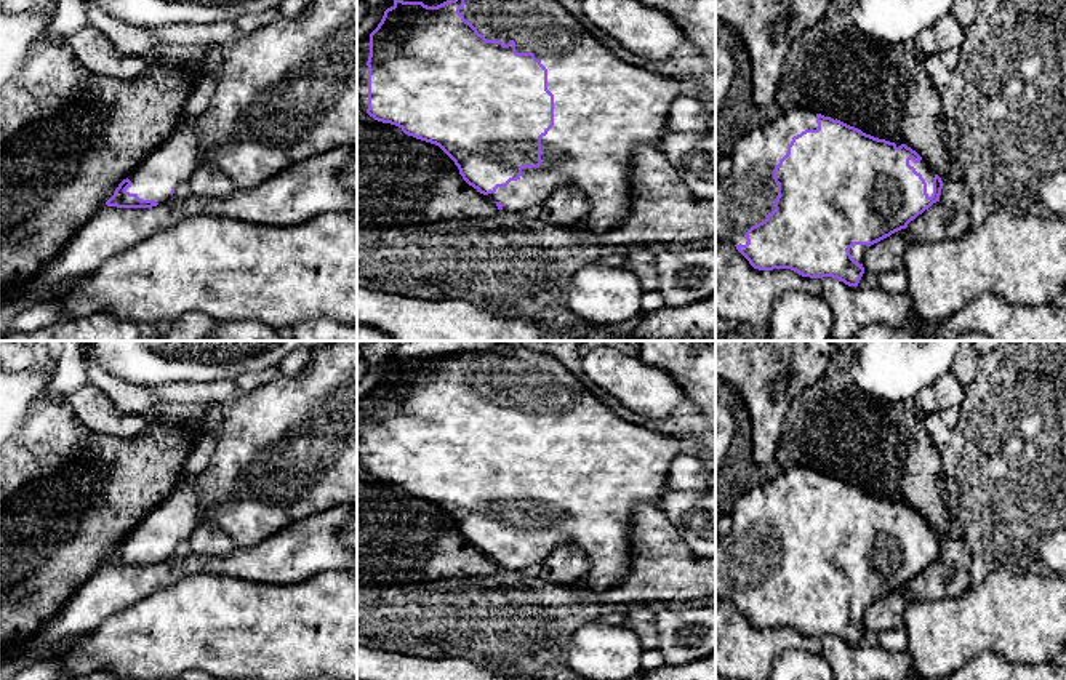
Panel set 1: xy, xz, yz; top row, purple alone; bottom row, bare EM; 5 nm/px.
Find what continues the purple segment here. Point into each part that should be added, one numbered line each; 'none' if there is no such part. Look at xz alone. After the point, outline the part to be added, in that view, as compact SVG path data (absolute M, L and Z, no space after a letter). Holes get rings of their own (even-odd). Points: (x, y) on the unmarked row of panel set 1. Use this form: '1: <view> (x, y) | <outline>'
1: xz (604, 466) | M517 346L506 352L490 349L464 352L464 365L459 371L487 398L501 398L504 403L514 398L517 411L533 411L547 427L547 448L554 453L554 485L541 496L541 523L523 526L517 539L498 546L495 552L487 555L501 560L503 568L519 571L543 563L562 544L579 544L591 563L587 574L591 590L603 592L618 586L632 566L631 530L634 510L640 504L658 507L663 496L671 491L667 486L669 467L683 453L682 437L651 430L619 418L547 352Z

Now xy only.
1: xy (285, 452) | M335 341L328 347L320 347L311 352L311 358L304 370L296 376L280 374L271 382L254 389L251 394L238 397L234 405L224 413L221 427L216 434L214 451L210 464L203 472L194 477L182 477L174 491L154 510L150 510L138 526L128 534L131 544L126 547L130 552L136 552L142 558L155 558L158 563L173 557L171 549L189 541L202 520L218 525L237 547L253 547L274 534L282 528L309 518L315 514L325 512L338 506L352 506L357 502L357 341Z

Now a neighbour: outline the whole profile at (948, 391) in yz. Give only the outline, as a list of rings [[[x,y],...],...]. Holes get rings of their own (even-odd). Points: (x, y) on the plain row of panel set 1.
[[[951,370],[940,374],[933,381],[932,387],[935,390],[938,411],[956,406],[960,408],[965,398],[965,389]]]

